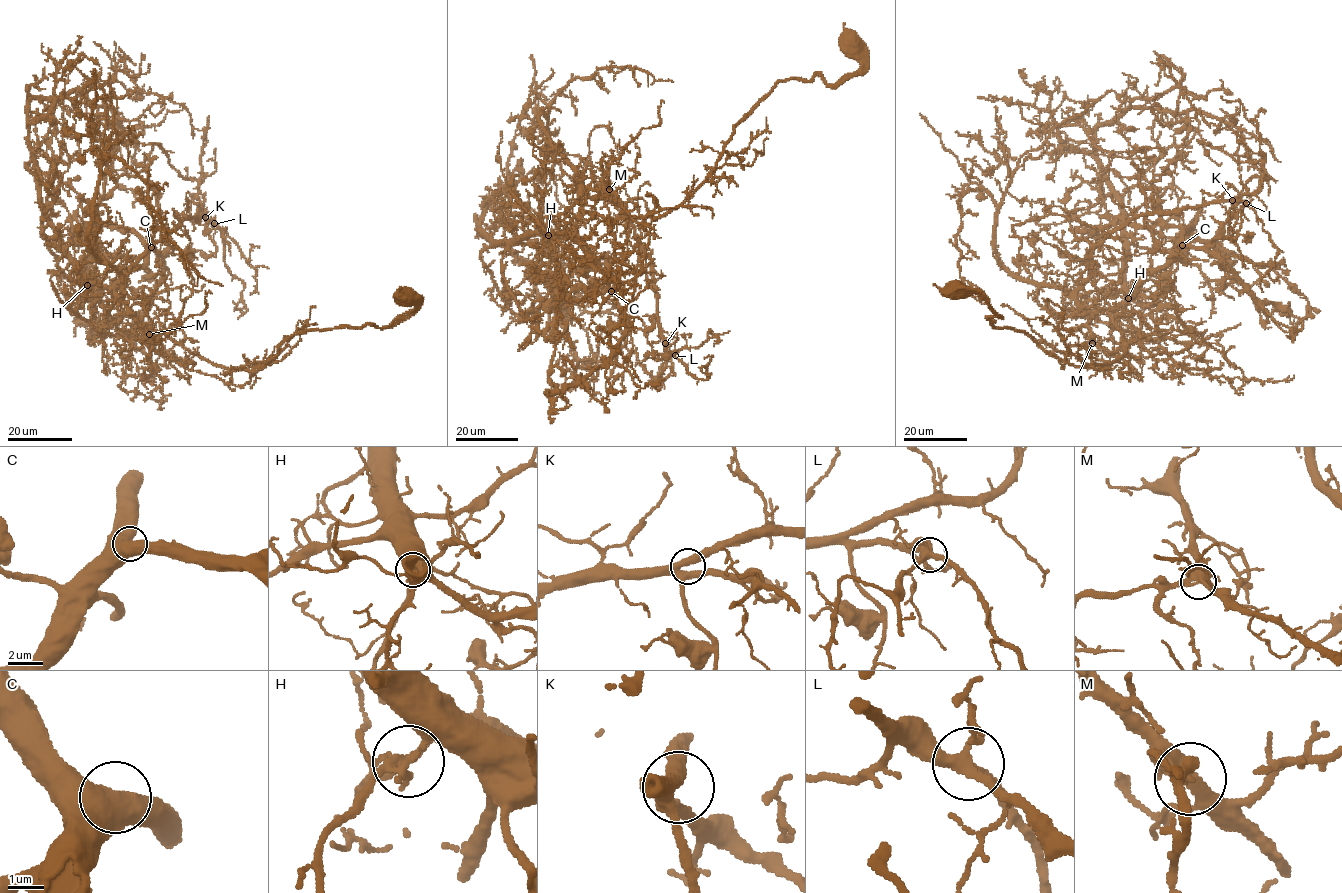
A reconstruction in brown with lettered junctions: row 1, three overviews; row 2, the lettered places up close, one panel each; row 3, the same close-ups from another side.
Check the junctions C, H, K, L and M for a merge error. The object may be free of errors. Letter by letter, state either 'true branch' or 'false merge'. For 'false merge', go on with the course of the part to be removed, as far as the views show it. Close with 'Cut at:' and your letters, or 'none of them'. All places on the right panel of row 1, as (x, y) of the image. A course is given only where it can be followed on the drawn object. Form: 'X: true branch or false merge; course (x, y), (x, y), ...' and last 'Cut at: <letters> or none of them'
C: true branch
H: false merge; course (1128, 298), (1120, 318), (1122, 328), (1151, 339), (1187, 333), (1218, 349), (1246, 379), (1287, 381), (1294, 375)
K: true branch
L: true branch
M: true branch
Cut at: H

